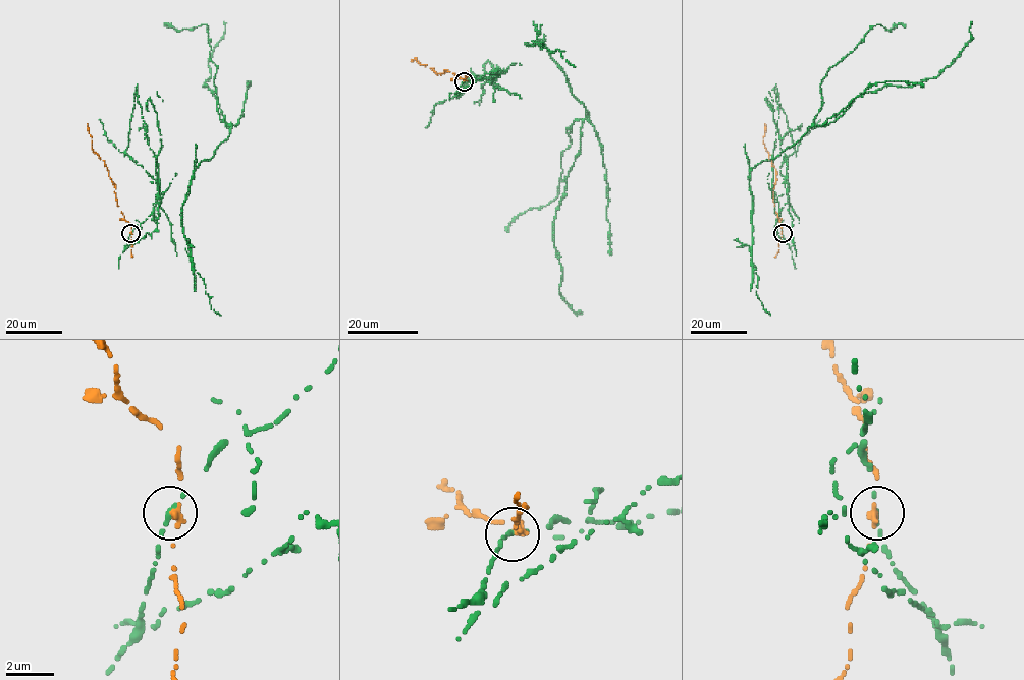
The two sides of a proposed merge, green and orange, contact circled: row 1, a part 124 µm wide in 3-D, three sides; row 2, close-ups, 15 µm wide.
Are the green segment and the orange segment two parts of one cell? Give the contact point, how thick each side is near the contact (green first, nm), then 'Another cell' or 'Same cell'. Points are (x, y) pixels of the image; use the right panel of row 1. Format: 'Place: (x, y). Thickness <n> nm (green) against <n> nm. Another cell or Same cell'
Place: (783, 233). Thickness 240 nm (green) against 200 nm. Another cell

